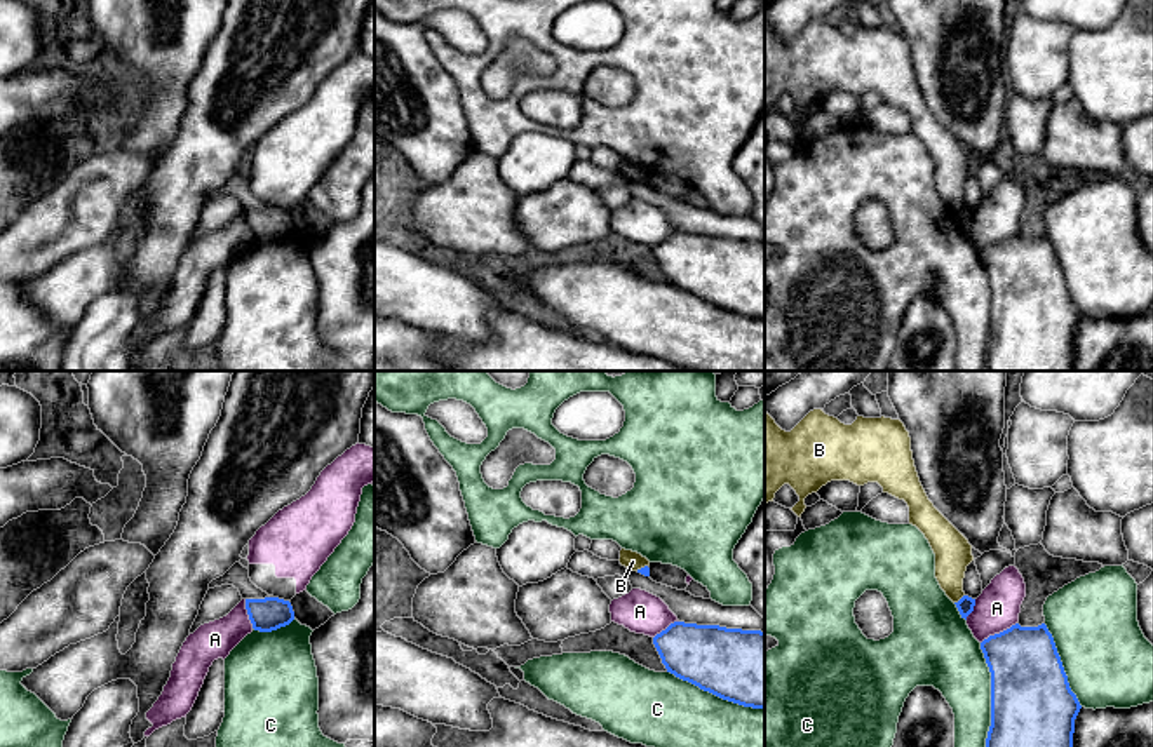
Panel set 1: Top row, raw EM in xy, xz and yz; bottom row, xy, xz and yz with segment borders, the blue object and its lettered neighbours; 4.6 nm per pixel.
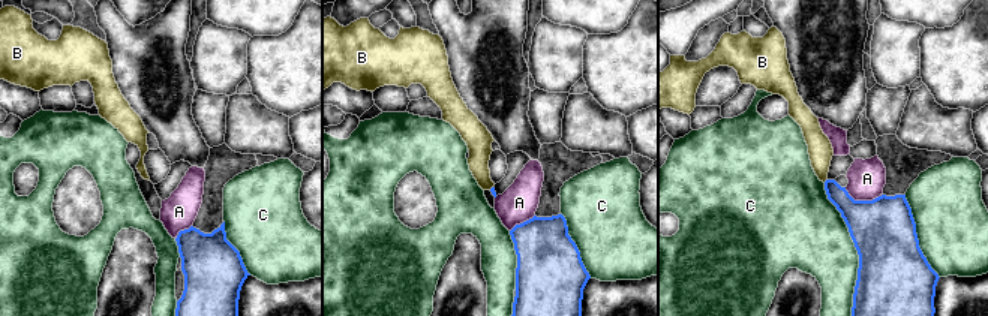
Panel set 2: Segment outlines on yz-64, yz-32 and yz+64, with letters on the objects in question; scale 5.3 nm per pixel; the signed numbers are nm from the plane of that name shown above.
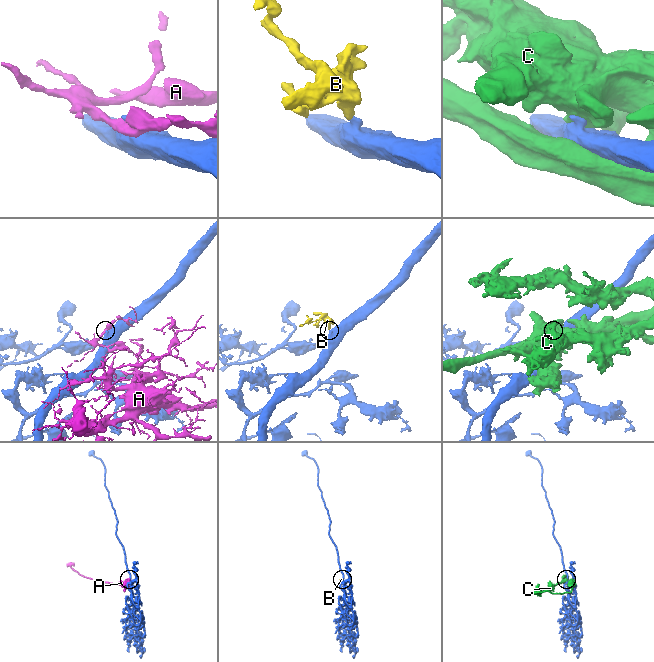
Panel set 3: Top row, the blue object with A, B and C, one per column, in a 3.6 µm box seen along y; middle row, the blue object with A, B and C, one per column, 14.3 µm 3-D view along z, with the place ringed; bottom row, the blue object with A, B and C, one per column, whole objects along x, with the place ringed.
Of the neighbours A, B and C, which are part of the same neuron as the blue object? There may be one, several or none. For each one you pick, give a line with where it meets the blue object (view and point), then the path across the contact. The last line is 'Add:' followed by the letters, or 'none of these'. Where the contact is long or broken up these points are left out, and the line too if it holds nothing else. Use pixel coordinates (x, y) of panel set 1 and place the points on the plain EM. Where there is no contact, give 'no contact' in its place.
Add: none of these

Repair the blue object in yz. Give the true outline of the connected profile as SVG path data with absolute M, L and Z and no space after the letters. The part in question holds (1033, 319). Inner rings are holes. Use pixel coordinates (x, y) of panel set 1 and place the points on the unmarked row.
M1047 235L1010 239L981 252L991 282L991 336L986 371L1073 371L1075 329L1082 319L1071 301Z

